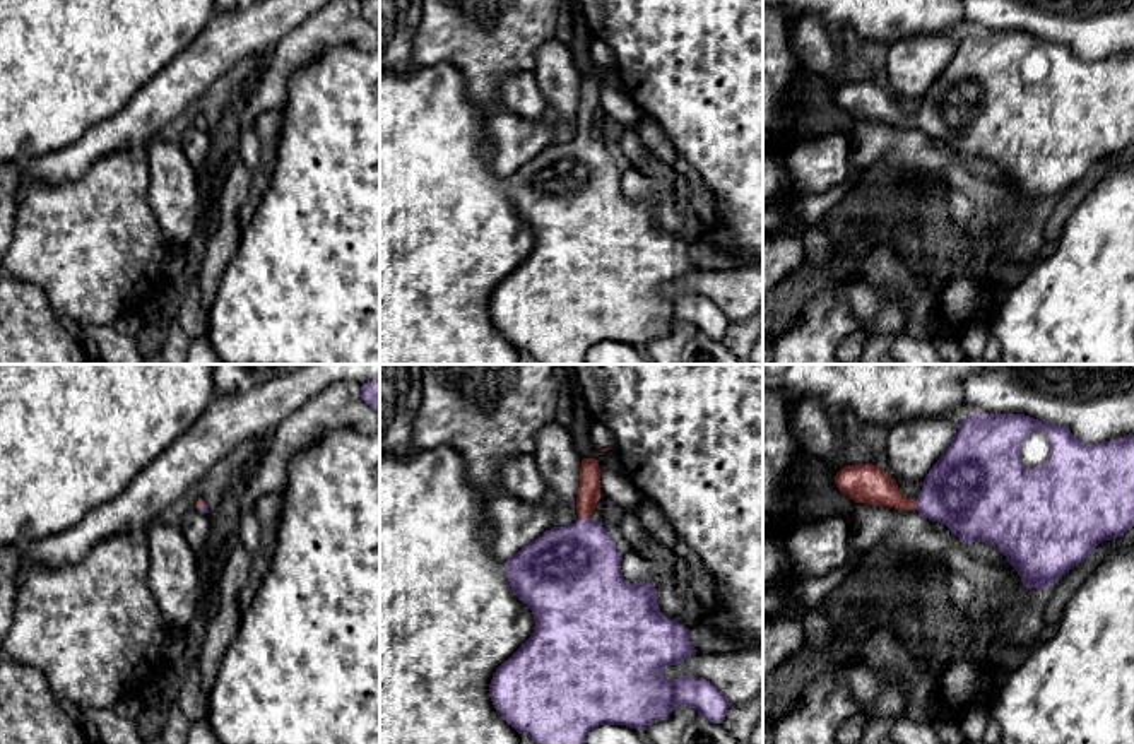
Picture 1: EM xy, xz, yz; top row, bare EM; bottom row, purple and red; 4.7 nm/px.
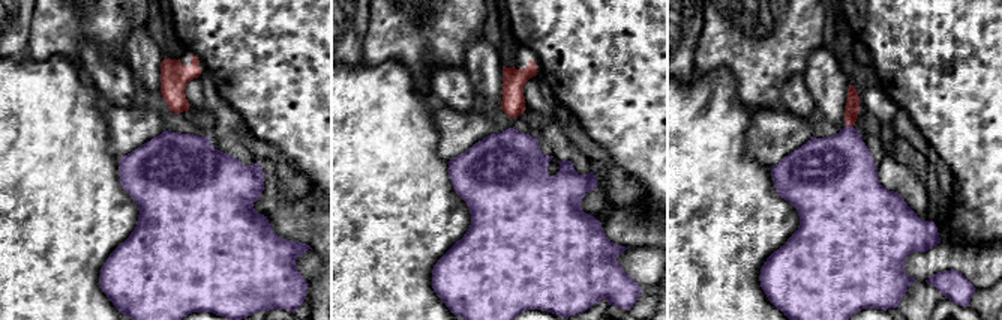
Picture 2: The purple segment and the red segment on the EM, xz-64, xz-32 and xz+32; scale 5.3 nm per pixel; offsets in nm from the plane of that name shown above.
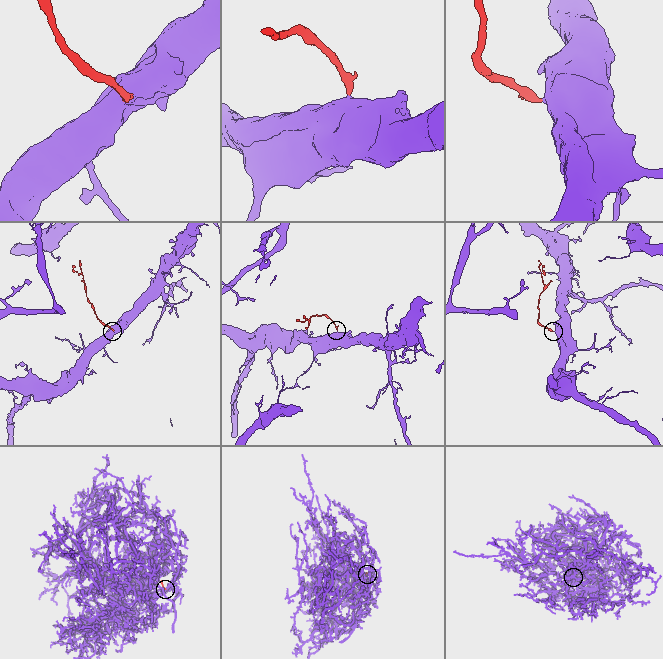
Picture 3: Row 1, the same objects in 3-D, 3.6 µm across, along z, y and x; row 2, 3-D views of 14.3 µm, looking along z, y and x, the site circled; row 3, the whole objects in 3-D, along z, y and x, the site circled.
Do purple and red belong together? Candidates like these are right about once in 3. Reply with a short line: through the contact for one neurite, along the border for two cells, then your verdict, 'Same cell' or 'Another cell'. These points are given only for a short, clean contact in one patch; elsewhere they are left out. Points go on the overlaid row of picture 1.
Line: xz (575, 570), (584, 553), (584, 519), (589, 491). Same cell

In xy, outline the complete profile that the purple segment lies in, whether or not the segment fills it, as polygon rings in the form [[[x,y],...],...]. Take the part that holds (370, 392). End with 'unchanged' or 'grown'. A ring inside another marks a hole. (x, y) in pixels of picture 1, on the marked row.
[[[380,380],[361,385],[361,399],[380,412]]]; unchanged

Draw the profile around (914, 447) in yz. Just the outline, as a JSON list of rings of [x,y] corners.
[[[920,417],[900,422],[888,431],[888,460],[896,479],[917,482],[949,448],[958,424],[948,417]]]

